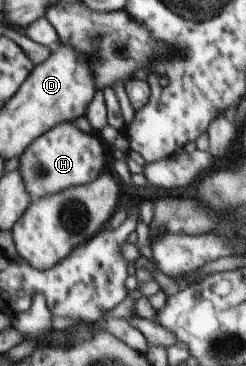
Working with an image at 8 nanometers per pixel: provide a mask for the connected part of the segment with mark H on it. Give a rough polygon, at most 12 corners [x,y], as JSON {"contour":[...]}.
{"contour":[[72,123],[27,147],[17,170],[31,200],[97,180],[102,142]]}

